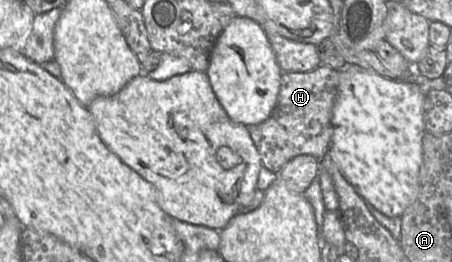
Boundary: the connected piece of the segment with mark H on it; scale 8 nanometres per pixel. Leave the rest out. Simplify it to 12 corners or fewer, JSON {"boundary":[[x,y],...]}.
{"boundary":[[341,71],[283,72],[262,166],[329,153]]}

